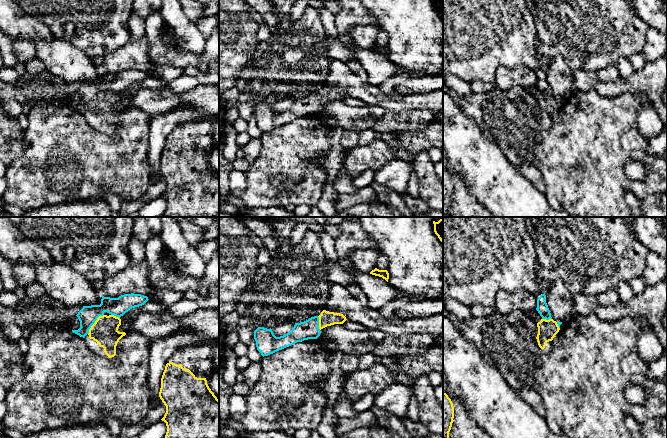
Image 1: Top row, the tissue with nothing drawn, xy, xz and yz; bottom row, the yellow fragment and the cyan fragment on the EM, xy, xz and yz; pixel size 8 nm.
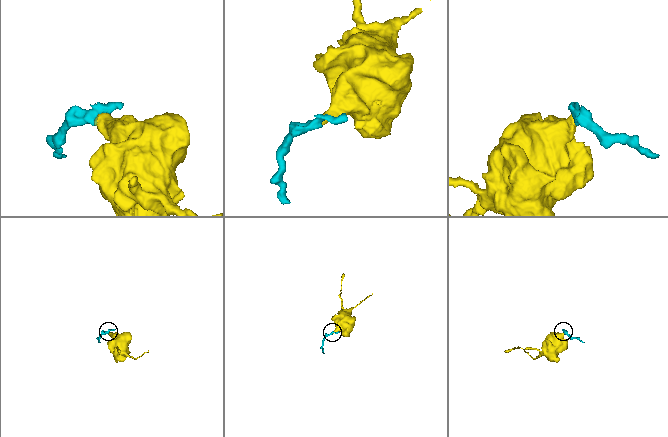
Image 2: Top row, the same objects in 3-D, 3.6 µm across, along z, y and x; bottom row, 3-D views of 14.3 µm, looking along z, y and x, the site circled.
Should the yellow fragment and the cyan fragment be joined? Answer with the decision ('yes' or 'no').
yes

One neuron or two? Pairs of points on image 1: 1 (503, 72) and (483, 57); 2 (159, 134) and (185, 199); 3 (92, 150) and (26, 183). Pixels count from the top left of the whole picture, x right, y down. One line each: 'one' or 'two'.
1: two
2: two
3: one

